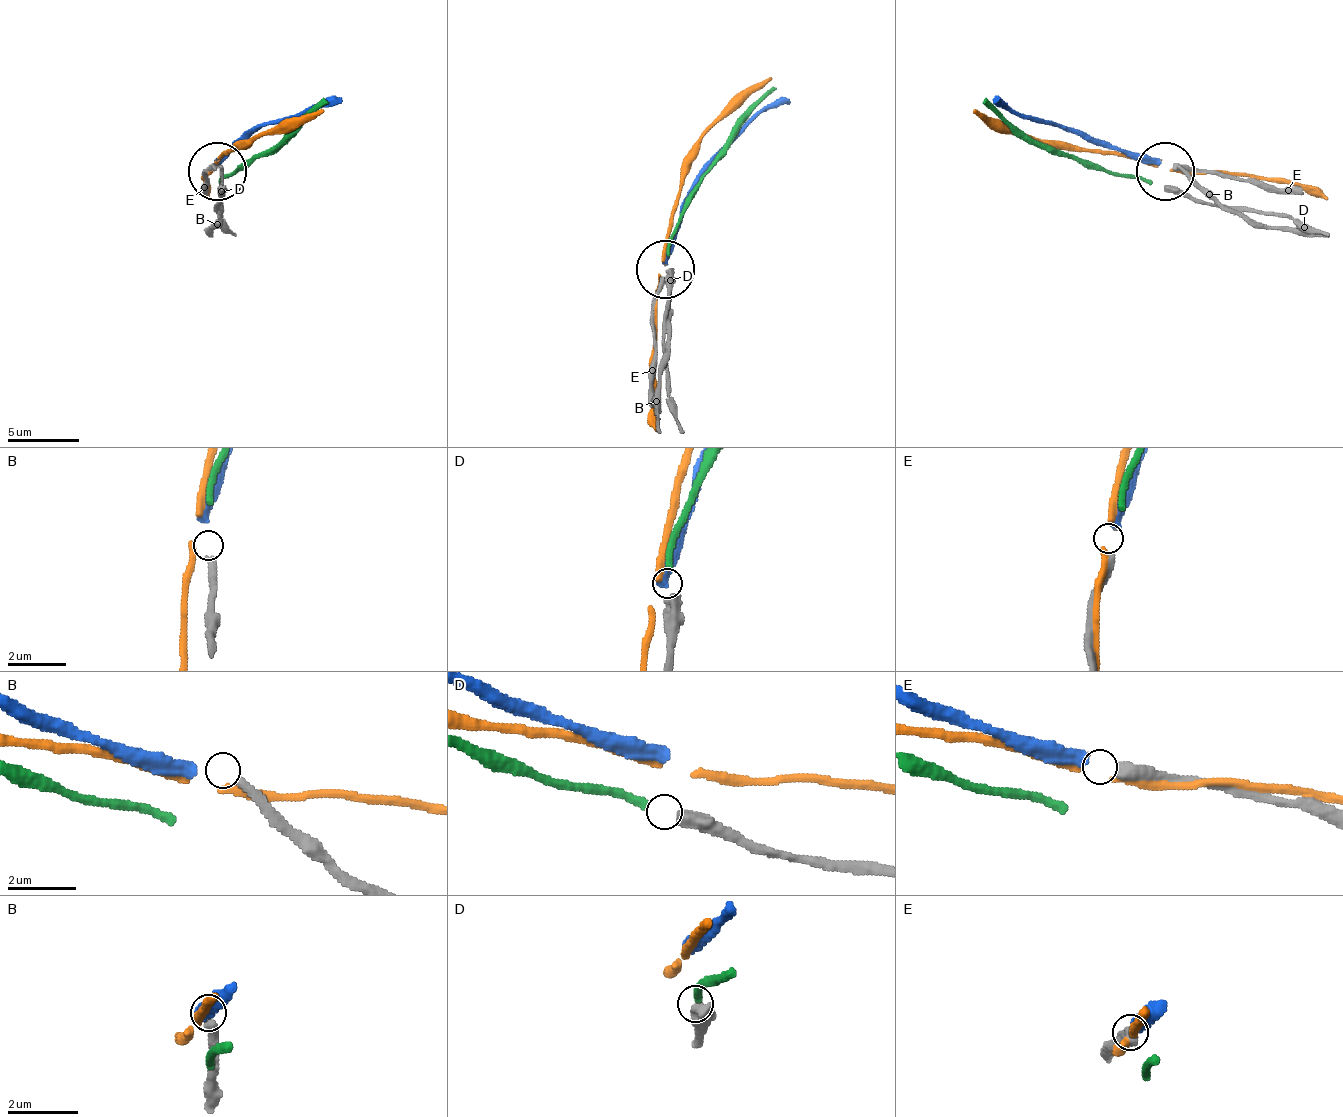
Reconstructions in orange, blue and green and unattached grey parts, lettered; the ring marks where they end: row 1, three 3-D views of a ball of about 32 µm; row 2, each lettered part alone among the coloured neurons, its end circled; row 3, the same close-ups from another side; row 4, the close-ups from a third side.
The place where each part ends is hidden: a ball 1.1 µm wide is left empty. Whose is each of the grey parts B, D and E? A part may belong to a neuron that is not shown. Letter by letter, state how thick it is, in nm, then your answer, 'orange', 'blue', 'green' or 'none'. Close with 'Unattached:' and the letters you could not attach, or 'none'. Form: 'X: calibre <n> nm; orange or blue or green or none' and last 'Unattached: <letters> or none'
B: calibre 240 nm; none
D: calibre 440 nm; green
E: calibre 50 nm; blue
Unattached: B

